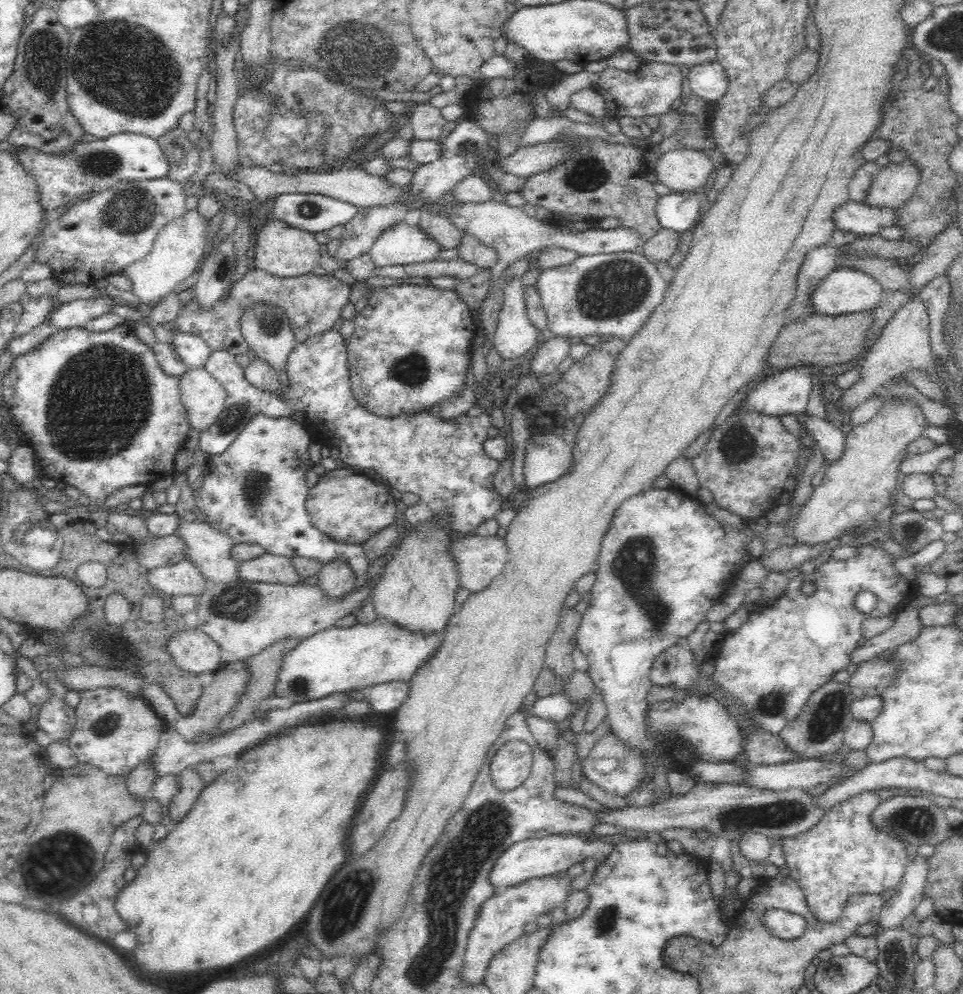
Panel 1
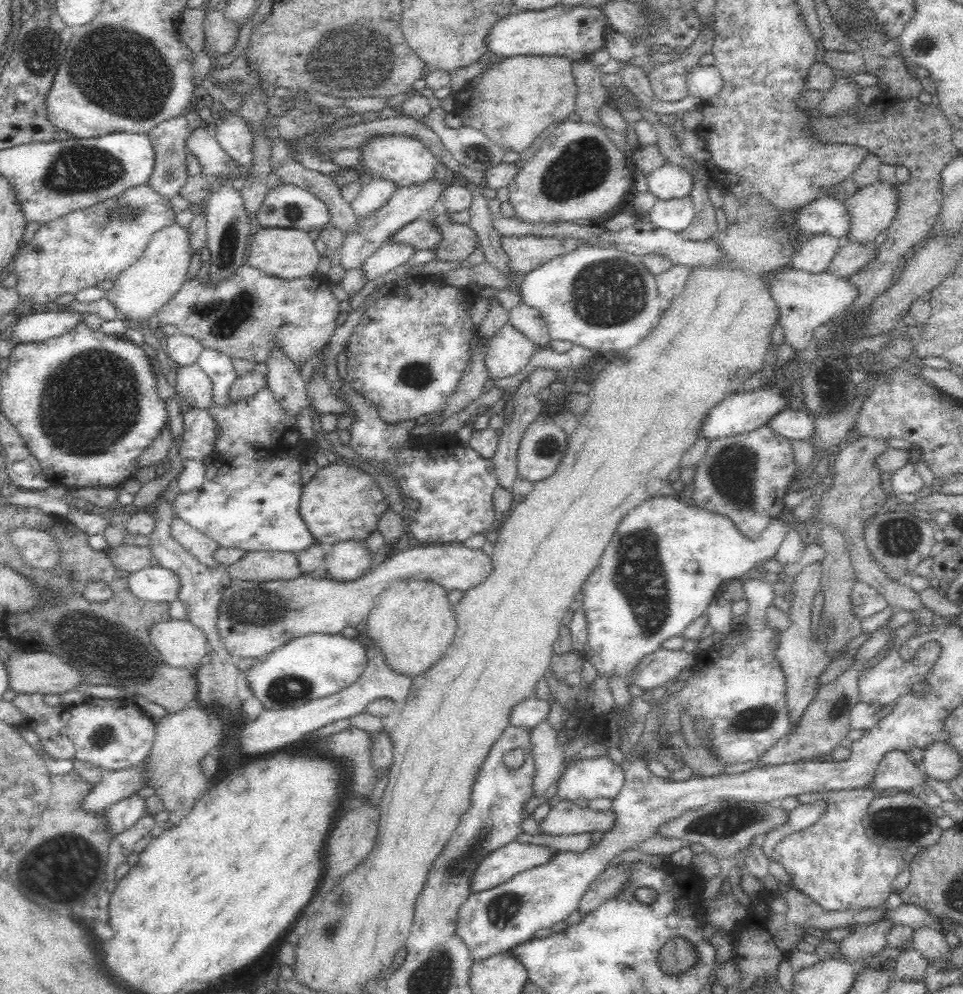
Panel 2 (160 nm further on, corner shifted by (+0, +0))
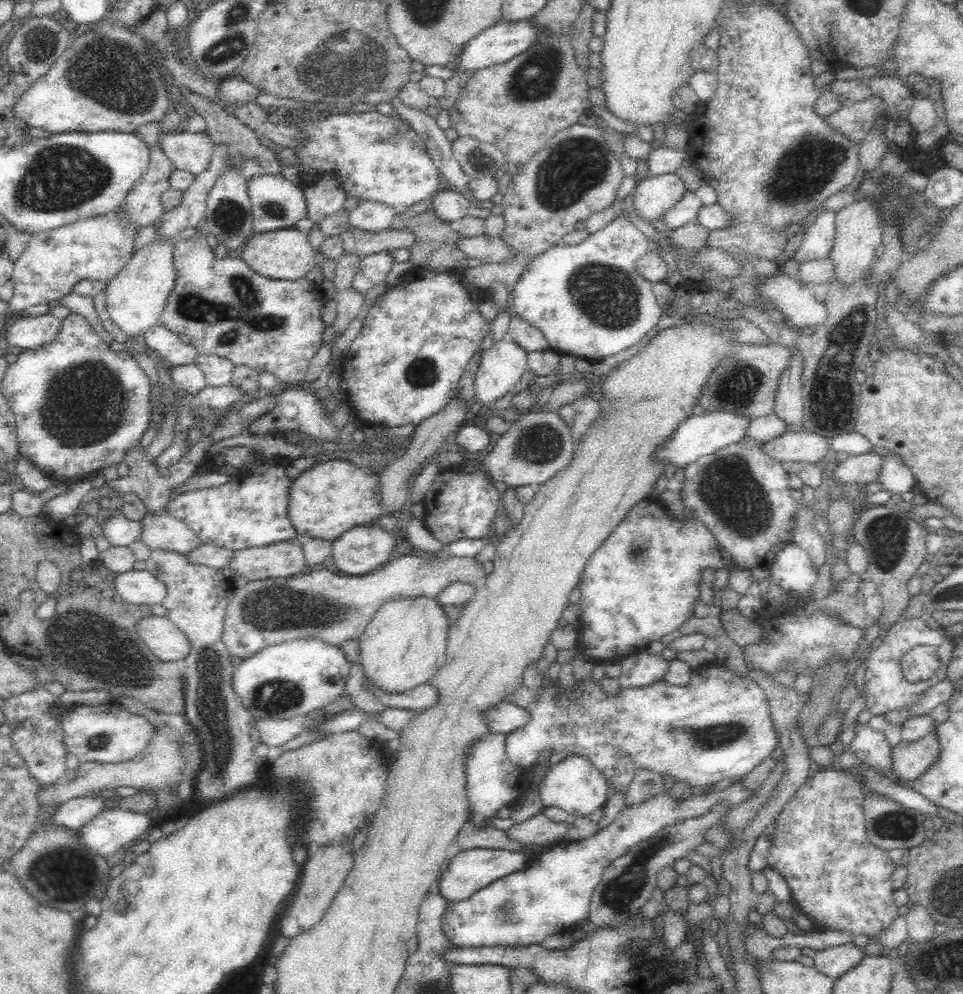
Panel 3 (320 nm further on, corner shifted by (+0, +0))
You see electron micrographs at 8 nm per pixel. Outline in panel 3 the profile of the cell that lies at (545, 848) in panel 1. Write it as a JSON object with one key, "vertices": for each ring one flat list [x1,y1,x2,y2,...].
{"vertices":[[472,848,460,851,455,857,451,858,445,871,439,873,438,891,450,904,461,902,499,878,522,870,531,858,532,855,526,852,512,852,511,850,498,848]]}

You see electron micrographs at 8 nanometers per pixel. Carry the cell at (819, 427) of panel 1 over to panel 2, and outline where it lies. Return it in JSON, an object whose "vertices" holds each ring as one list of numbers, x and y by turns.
{"vertices":[[786,409,778,412,766,426,770,427,774,433,780,434,792,440,814,440,816,438,816,417,806,410,794,412]]}

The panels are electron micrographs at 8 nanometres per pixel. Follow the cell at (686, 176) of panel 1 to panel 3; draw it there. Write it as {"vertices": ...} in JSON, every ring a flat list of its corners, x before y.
{"vertices":[[678,173,646,177,632,191,630,211,652,223,653,220,662,219,687,190]]}

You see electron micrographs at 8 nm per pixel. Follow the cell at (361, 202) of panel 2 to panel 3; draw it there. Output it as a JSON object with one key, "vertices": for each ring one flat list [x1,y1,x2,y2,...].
{"vertices":[[360,200,356,209,350,213,348,225,354,230,367,230,368,232,380,232,392,226,394,216,399,210,388,205,382,205,376,200]]}

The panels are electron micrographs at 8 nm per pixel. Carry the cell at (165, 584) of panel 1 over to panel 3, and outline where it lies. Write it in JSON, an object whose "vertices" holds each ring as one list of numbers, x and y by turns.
{"vertices":[[146,569,117,574,113,583,117,596,134,605,161,604,167,593,166,585]]}

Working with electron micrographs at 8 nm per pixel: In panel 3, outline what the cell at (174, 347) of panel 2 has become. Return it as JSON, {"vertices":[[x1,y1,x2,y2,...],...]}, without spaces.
{"vertices":[[164,325,149,328,141,336,141,341,145,341,149,353,164,360,169,367,193,363,198,356,191,343,183,343,175,332]]}

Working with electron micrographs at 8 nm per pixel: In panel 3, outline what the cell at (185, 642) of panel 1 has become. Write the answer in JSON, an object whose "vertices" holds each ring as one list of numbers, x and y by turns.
{"vertices":[[165,616,138,619,137,633,142,642,164,662,185,659,190,652,188,637]]}

